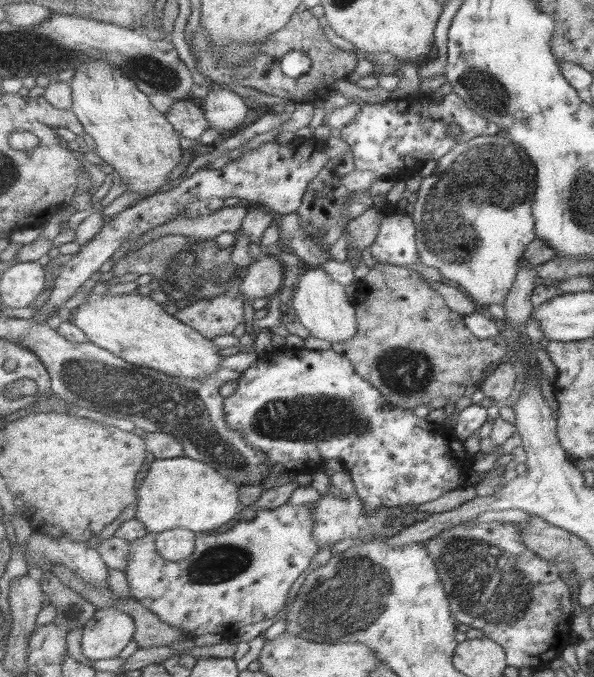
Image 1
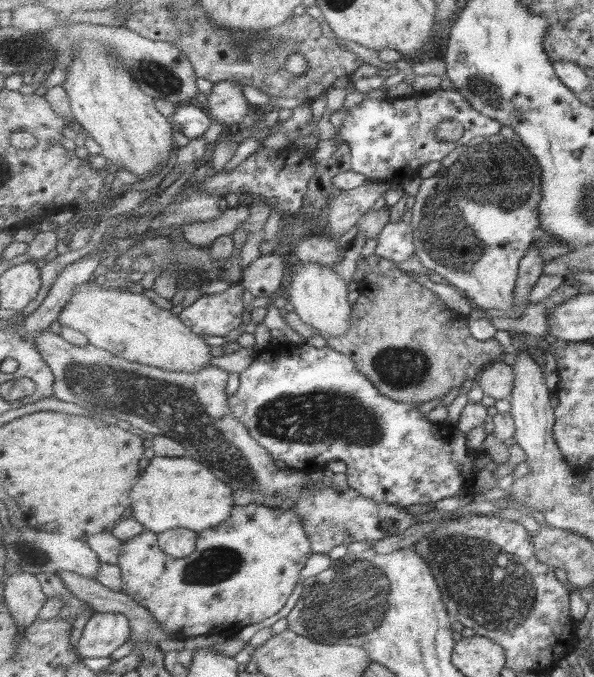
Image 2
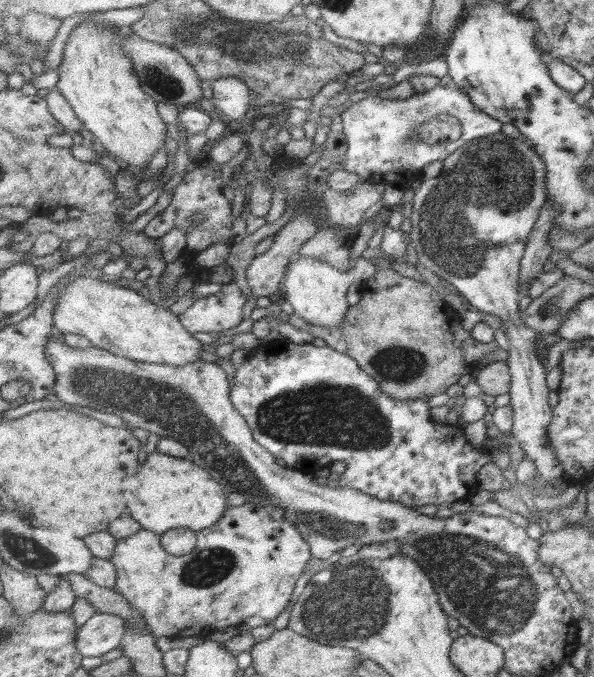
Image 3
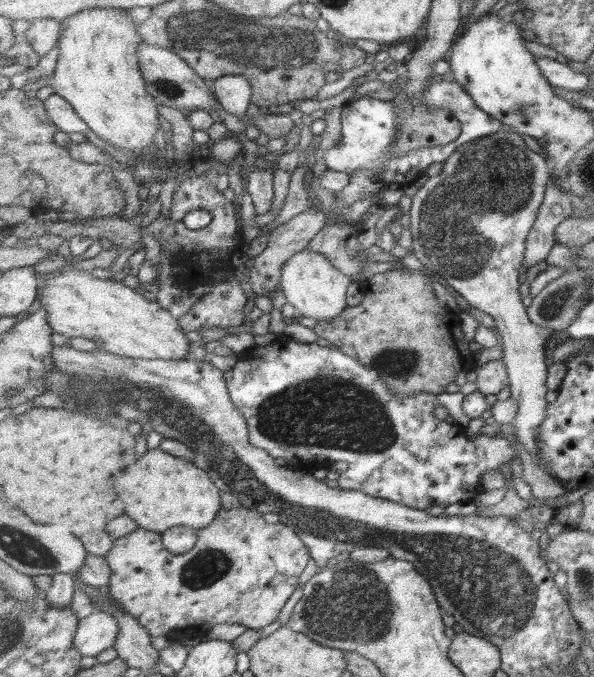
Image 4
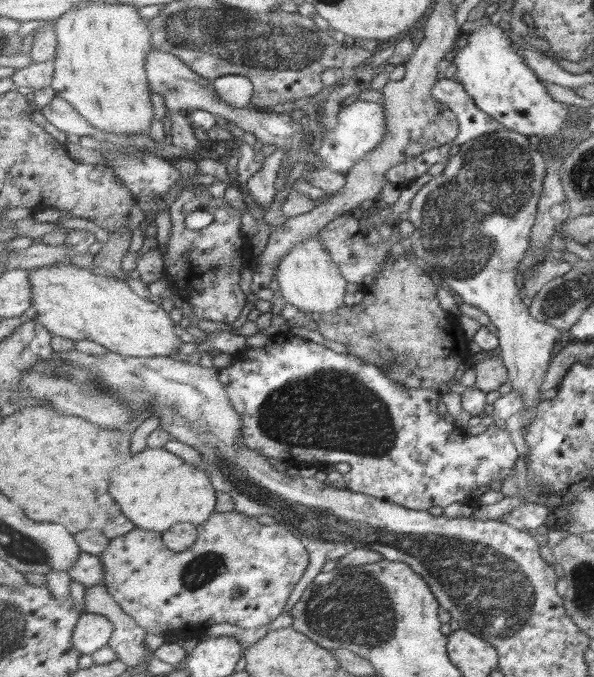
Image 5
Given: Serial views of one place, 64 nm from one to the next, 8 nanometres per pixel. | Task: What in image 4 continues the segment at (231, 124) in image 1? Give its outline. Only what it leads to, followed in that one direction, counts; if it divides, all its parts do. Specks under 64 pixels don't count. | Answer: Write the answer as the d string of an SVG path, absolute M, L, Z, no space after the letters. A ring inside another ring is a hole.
M222 76L212 82L213 92L220 106L241 119L253 103L253 87L246 76Z

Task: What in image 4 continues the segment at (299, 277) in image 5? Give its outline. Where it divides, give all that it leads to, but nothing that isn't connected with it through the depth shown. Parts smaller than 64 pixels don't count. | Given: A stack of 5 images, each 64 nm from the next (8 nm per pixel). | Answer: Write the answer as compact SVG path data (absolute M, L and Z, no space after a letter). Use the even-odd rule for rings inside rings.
M307 247L291 257L282 268L281 293L286 297L287 302L295 308L299 316L313 318L317 322L336 319L347 306L347 288L355 280L351 276L343 274L323 253L314 251Z

